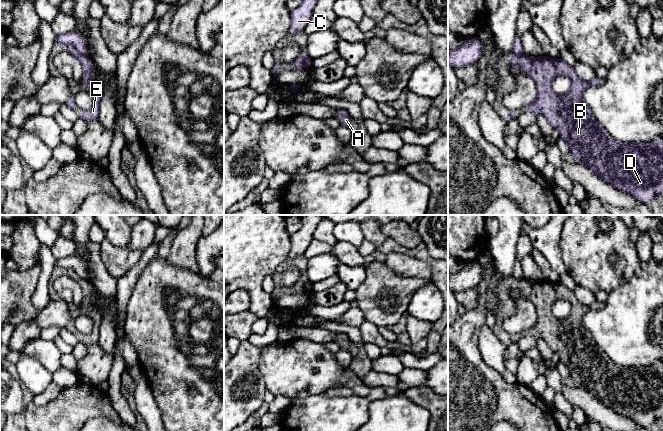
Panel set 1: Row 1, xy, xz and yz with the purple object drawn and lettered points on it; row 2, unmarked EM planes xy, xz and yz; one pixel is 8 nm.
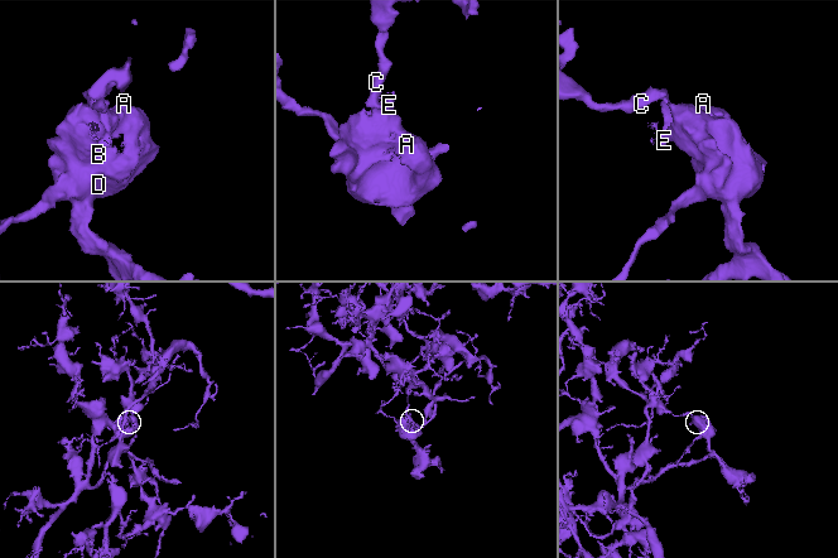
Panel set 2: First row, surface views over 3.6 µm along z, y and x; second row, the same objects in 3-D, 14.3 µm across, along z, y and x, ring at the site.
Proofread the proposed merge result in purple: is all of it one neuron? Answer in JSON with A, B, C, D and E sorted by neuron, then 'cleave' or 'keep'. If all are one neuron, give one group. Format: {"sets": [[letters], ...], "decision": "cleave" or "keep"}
{"sets": [["A", "B", "D", "E"], ["C"]], "decision": "cleave"}

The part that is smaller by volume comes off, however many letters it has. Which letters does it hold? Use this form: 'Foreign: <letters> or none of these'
Foreign: A, B, D, E

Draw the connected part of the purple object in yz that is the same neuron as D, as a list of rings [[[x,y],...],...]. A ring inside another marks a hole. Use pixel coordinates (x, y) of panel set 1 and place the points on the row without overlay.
[[[511,277],[509,287],[510,291],[519,292],[529,299],[537,312],[536,323],[522,334],[542,339],[553,352],[557,353],[559,360],[569,370],[575,387],[587,391],[605,406],[632,420],[639,427],[653,425],[662,418],[663,390],[657,389],[656,385],[660,383],[657,375],[663,372],[663,364],[656,362],[650,367],[619,366],[596,345],[582,325],[584,314],[590,310],[603,309],[604,302],[595,301],[589,306],[582,304],[577,300],[573,290],[560,282],[553,283],[544,279],[530,282],[523,277]],[[556,300],[567,300],[571,305],[570,314],[564,320],[557,319],[552,313],[552,305]]]

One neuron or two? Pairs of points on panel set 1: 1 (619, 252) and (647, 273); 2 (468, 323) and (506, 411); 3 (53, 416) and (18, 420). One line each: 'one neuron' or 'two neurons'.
1: two neurons
2: one neuron
3: two neurons

